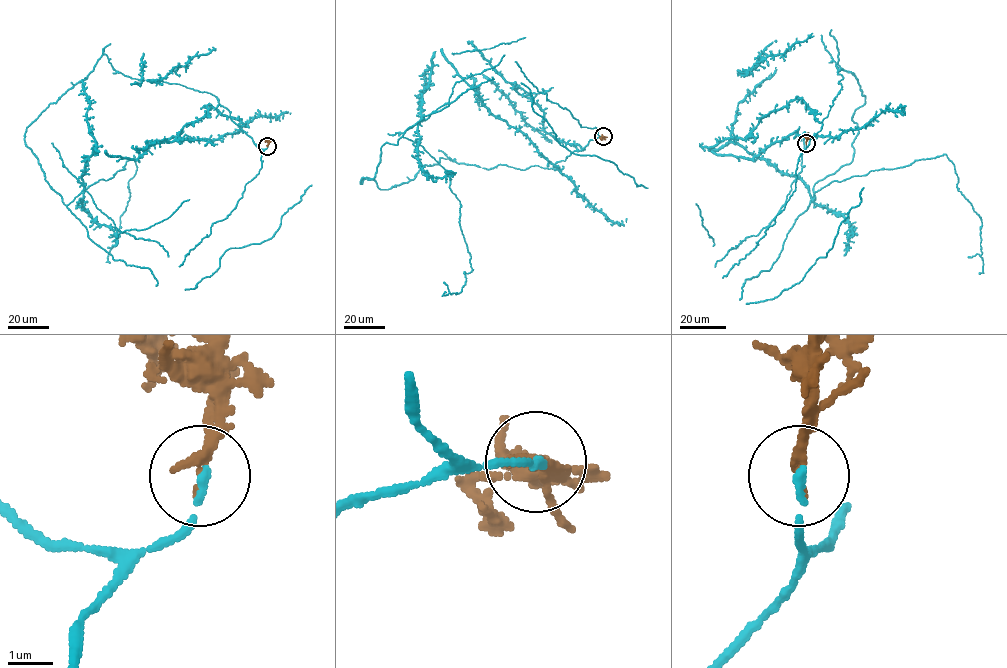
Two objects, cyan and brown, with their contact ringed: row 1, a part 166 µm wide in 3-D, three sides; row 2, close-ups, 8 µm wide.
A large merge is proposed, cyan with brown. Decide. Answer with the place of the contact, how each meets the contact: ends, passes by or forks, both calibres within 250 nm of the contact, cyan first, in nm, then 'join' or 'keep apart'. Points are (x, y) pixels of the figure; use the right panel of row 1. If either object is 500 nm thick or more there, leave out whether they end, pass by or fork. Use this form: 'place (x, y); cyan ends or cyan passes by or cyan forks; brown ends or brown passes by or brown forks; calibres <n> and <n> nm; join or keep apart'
place (806, 143); cyan ends; brown ends; calibres 190 and 240 nm; keep apart

